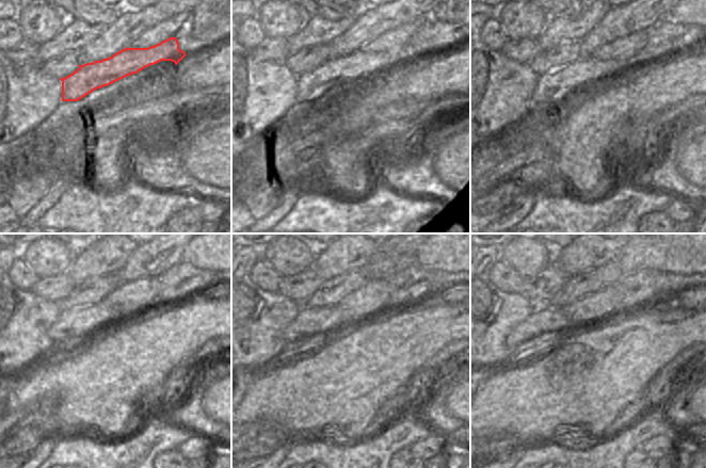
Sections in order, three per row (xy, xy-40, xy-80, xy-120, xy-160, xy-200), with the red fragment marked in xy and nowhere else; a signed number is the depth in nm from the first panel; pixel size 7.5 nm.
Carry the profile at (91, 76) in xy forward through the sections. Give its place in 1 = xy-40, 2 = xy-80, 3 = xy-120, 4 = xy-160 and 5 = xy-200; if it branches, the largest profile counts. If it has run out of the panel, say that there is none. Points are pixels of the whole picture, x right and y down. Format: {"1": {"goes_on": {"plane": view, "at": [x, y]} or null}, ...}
{"1": {"goes_on": {"plane": "xy-40", "at": [334, 74]}}, "2": {"goes_on": {"plane": "xy-80", "at": [550, 86]}}, "3": {"goes_on": {"plane": "xy-120", "at": [79, 323]}}, "4": {"goes_on": {"plane": "xy-160", "at": [317, 323]}}, "5": {"goes_on": {"plane": "xy-200", "at": [545, 322]}}}

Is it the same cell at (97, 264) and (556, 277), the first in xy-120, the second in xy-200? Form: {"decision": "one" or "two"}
{"decision": "two"}

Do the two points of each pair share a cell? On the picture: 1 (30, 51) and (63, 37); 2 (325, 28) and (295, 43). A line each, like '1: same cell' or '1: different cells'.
1: different cells
2: same cell

